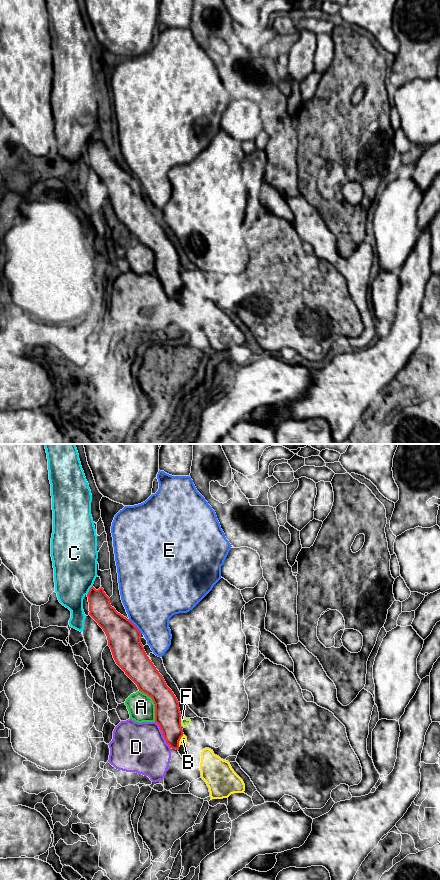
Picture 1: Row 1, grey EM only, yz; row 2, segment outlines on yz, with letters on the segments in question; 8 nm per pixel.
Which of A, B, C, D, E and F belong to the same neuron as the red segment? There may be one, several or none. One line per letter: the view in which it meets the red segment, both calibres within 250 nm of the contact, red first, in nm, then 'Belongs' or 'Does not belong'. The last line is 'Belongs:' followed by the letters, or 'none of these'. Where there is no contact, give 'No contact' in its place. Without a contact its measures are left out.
A: Touches red in yz. Thickness 220 nm (red) against 220 nm. Does not belong
B: Touches red in yz. Thickness 200 nm (red) against 60 nm. Does not belong
C: Touches red in yz. Thickness 180 nm (red) against 360 nm. Does not belong
D: Touches red in yz. Thickness 200 nm (red) against 400 nm. Does not belong
E: Touches red in yz. Thickness 280 nm (red) against 440 nm. Does not belong
F: Touches red in yz. Thickness 200 nm (red) against 70 nm. Does not belong
Belongs: none of these

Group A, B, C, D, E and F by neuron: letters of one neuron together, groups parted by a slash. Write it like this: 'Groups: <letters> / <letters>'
Groups: A / B F / C / D / E

